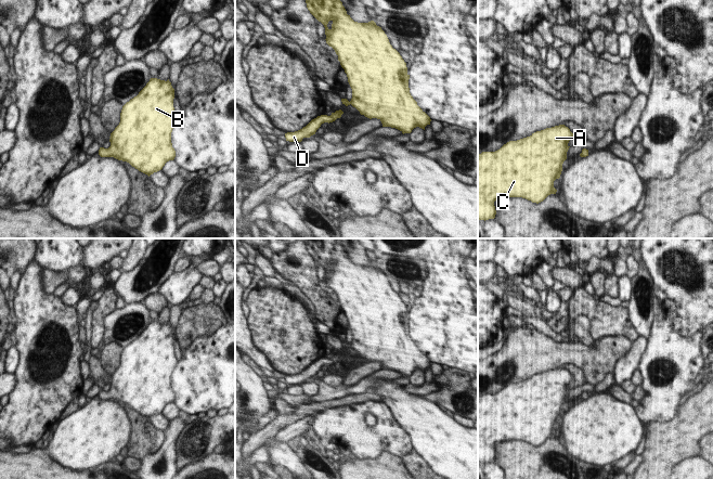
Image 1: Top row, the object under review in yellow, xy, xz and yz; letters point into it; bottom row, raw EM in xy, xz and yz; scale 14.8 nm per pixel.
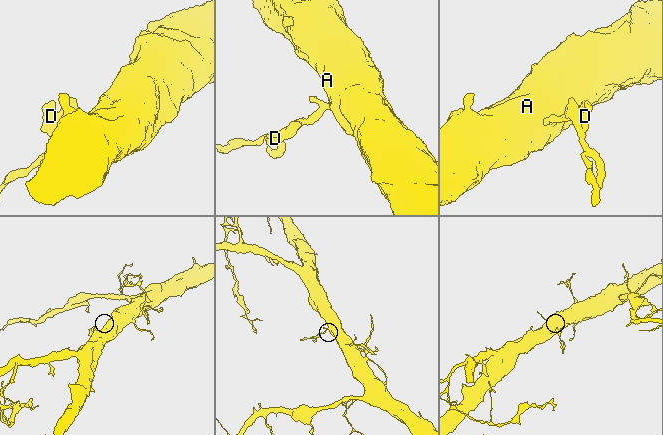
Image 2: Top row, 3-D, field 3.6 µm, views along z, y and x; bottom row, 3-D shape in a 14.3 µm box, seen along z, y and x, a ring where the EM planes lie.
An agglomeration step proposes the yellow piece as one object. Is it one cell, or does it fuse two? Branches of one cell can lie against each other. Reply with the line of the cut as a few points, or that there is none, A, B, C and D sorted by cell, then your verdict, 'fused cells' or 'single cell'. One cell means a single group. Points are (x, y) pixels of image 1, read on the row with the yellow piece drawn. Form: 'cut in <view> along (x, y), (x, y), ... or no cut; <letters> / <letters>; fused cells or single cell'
no cut; A B C D; single cell

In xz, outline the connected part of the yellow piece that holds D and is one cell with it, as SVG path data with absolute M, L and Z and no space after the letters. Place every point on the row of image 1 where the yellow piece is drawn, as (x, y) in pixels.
M341 109L332 113L330 116L321 115L316 118L312 119L306 127L302 129L295 131L295 132L287 132L285 133L286 141L289 142L301 142L303 138L310 138L311 135L315 134L316 130L321 127L324 122L333 122L337 118L340 118L343 112Z

